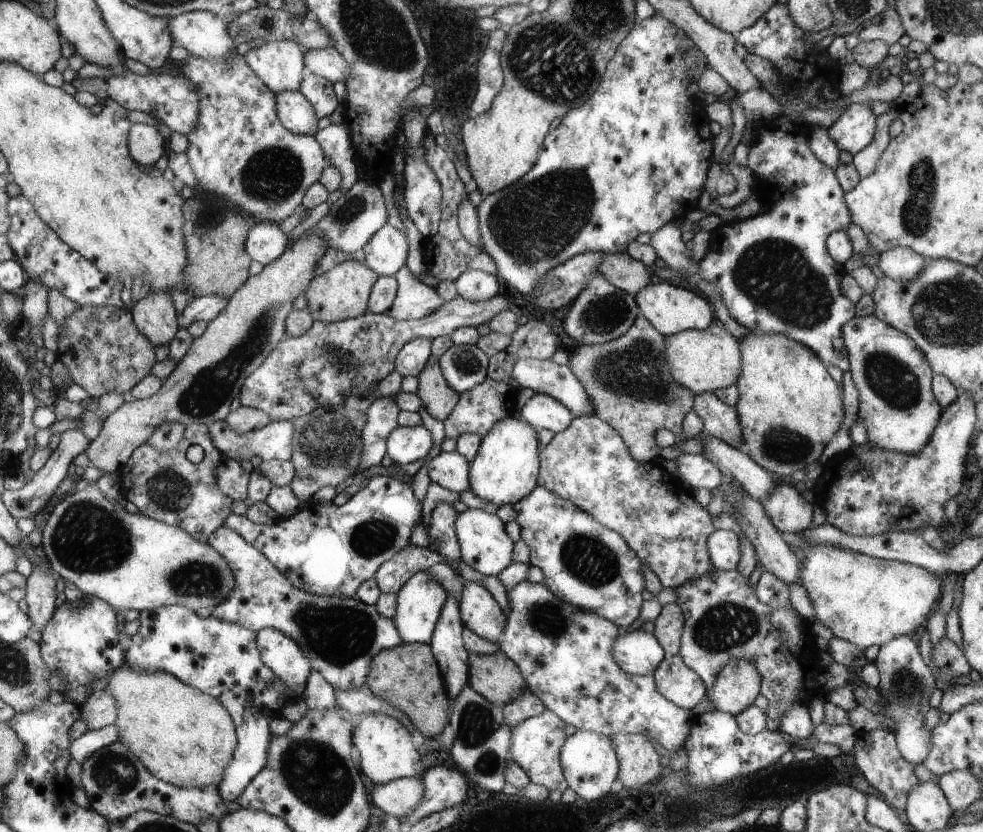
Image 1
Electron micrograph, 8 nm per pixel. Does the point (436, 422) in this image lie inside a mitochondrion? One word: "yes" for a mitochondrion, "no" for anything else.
no

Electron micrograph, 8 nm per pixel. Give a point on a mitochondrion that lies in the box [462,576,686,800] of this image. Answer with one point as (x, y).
(550, 620)

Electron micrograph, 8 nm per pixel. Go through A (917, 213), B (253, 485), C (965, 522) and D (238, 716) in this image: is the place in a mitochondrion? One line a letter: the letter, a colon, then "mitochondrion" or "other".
A: mitochondrion
B: other
C: other
D: other

